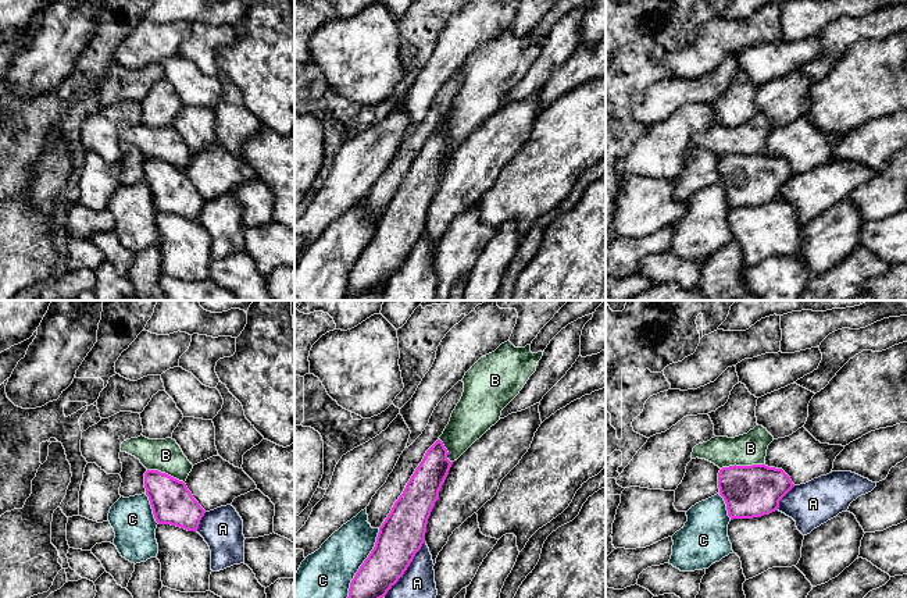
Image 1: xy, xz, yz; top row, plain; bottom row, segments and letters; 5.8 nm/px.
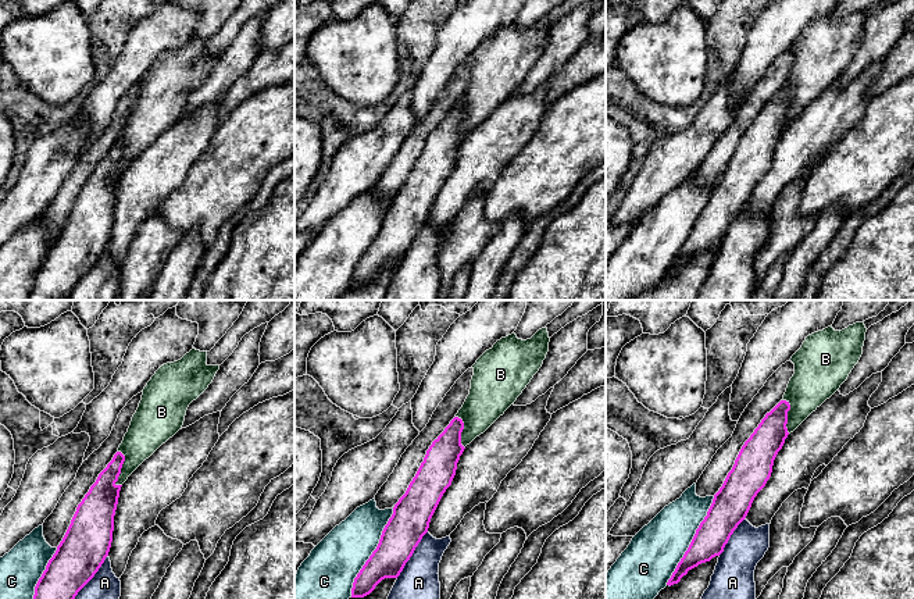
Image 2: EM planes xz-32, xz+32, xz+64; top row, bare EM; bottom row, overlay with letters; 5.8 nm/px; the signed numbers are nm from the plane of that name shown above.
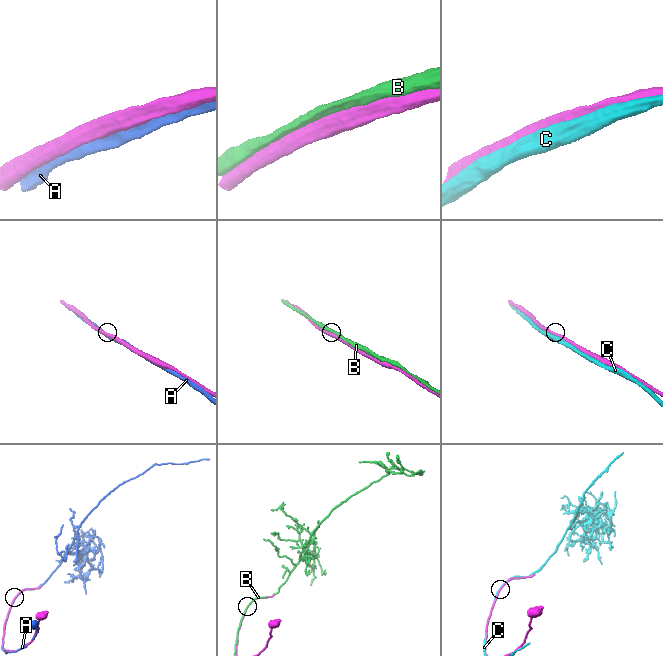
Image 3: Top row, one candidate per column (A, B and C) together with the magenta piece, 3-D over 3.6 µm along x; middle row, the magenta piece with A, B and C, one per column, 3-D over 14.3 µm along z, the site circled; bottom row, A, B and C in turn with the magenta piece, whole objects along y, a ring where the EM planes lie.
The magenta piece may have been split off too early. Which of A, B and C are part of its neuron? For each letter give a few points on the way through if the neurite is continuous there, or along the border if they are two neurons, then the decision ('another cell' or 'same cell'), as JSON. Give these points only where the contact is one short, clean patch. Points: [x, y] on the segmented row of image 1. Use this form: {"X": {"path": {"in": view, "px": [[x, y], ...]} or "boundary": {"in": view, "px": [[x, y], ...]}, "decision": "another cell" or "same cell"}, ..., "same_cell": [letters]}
{"A": {"decision": "another cell"}, "B": {"decision": "another cell"}, "C": {"decision": "another cell"}, "same_cell": []}

